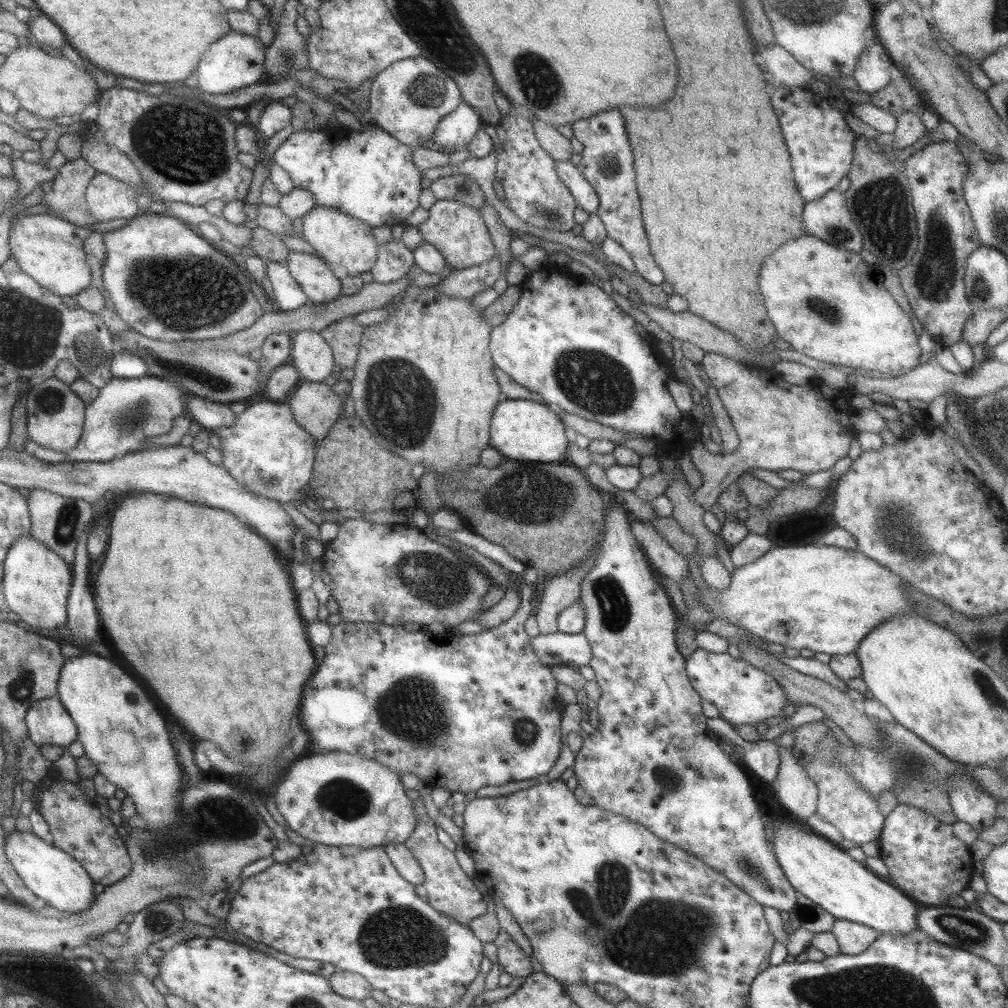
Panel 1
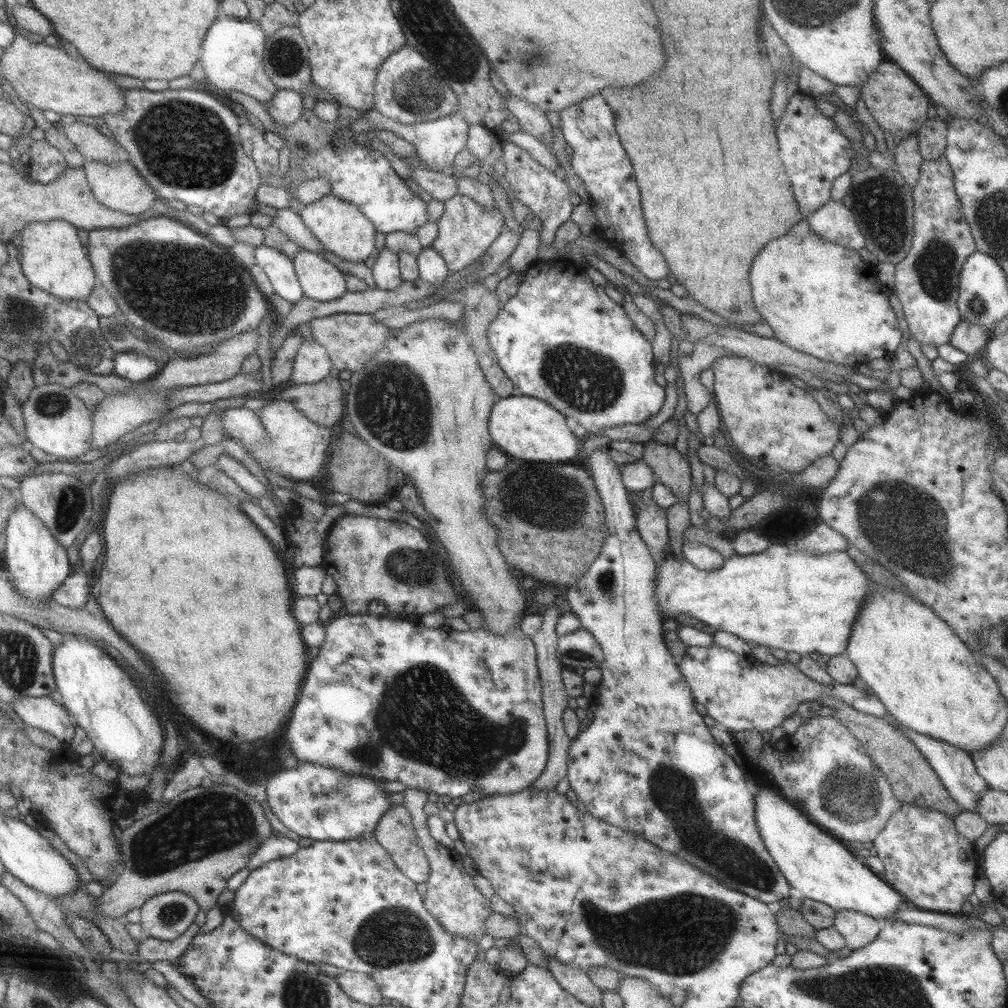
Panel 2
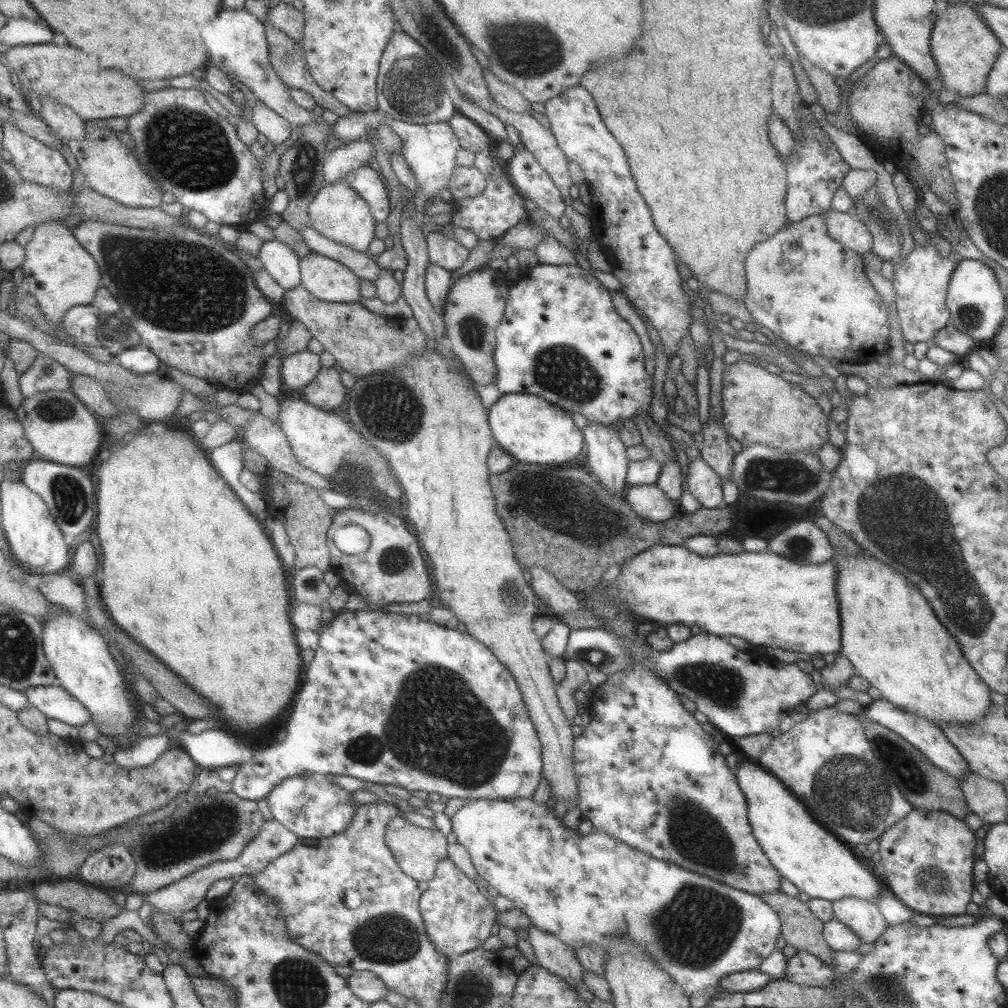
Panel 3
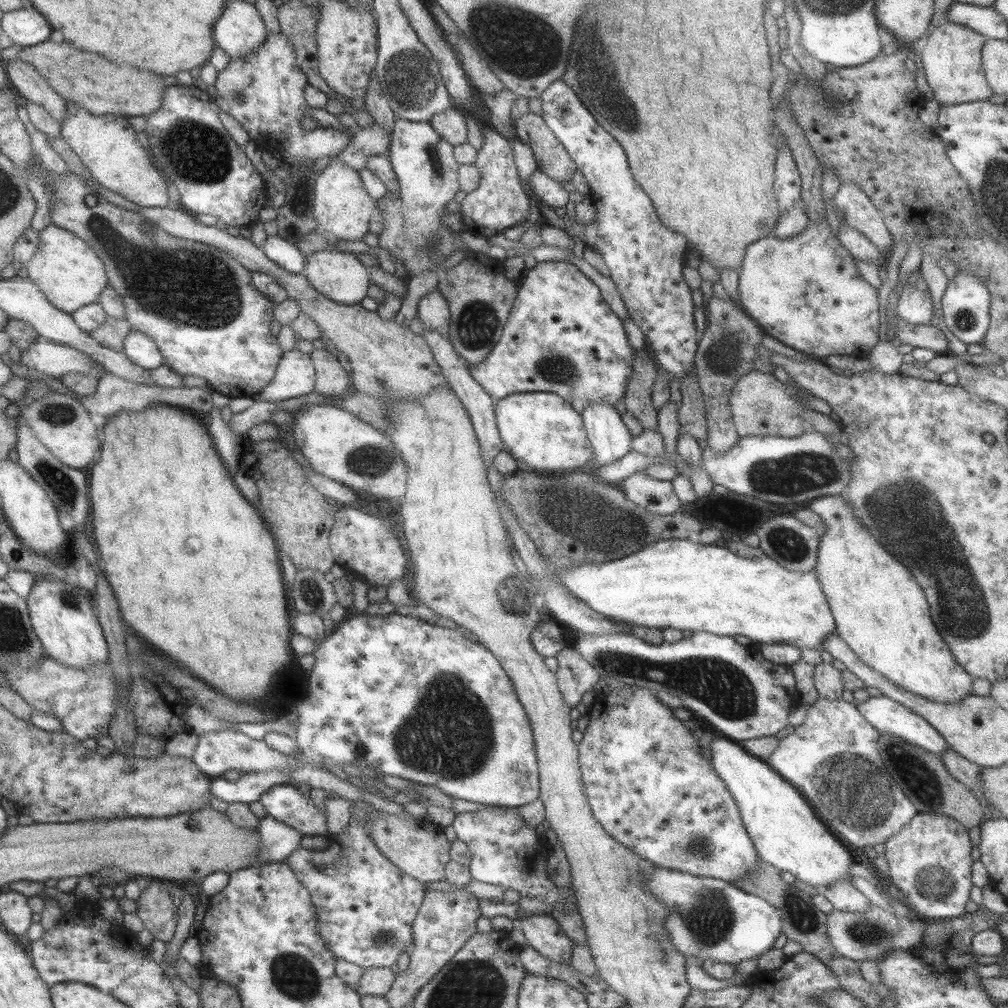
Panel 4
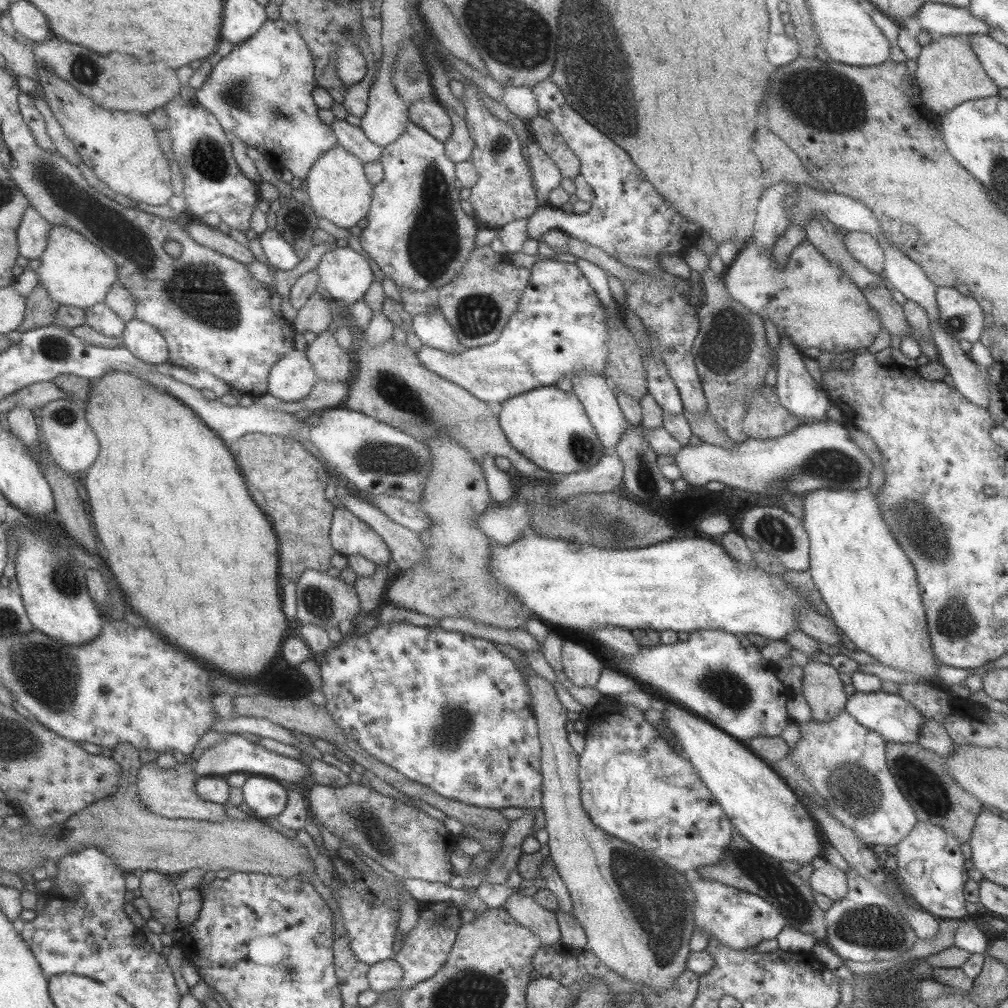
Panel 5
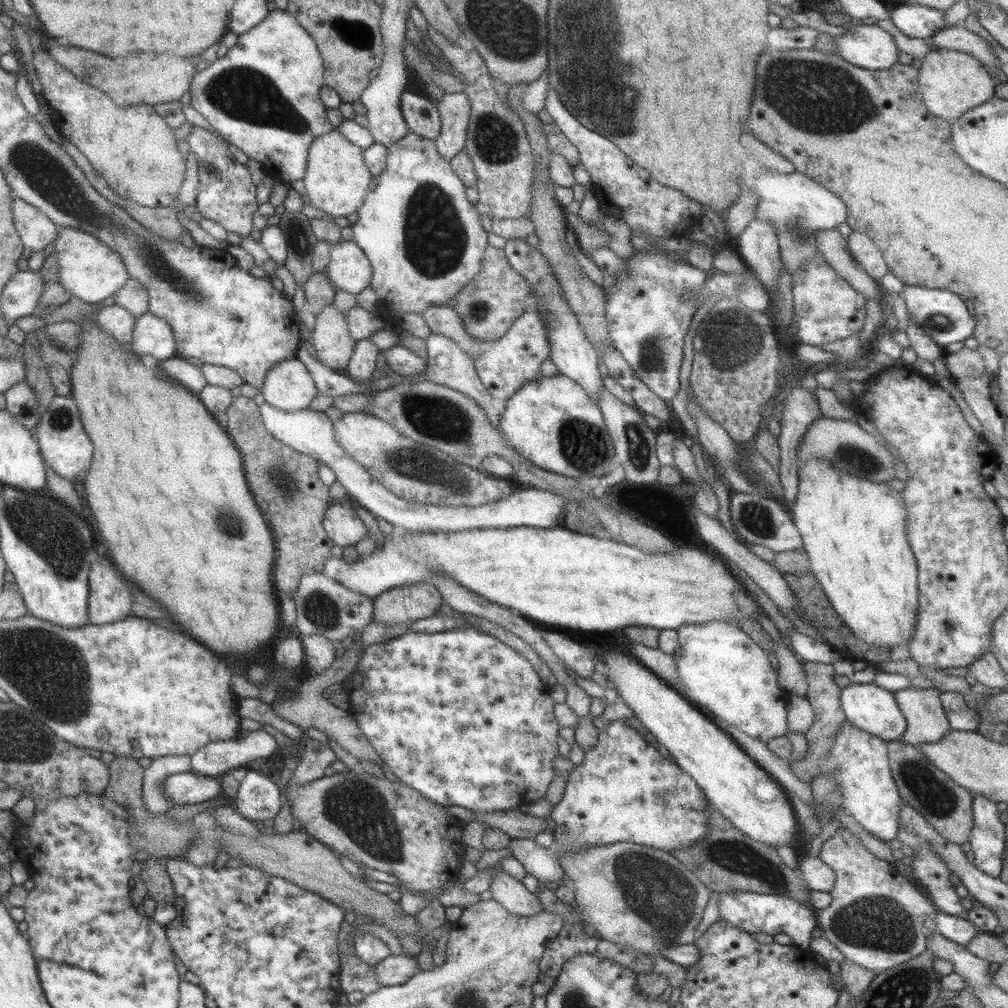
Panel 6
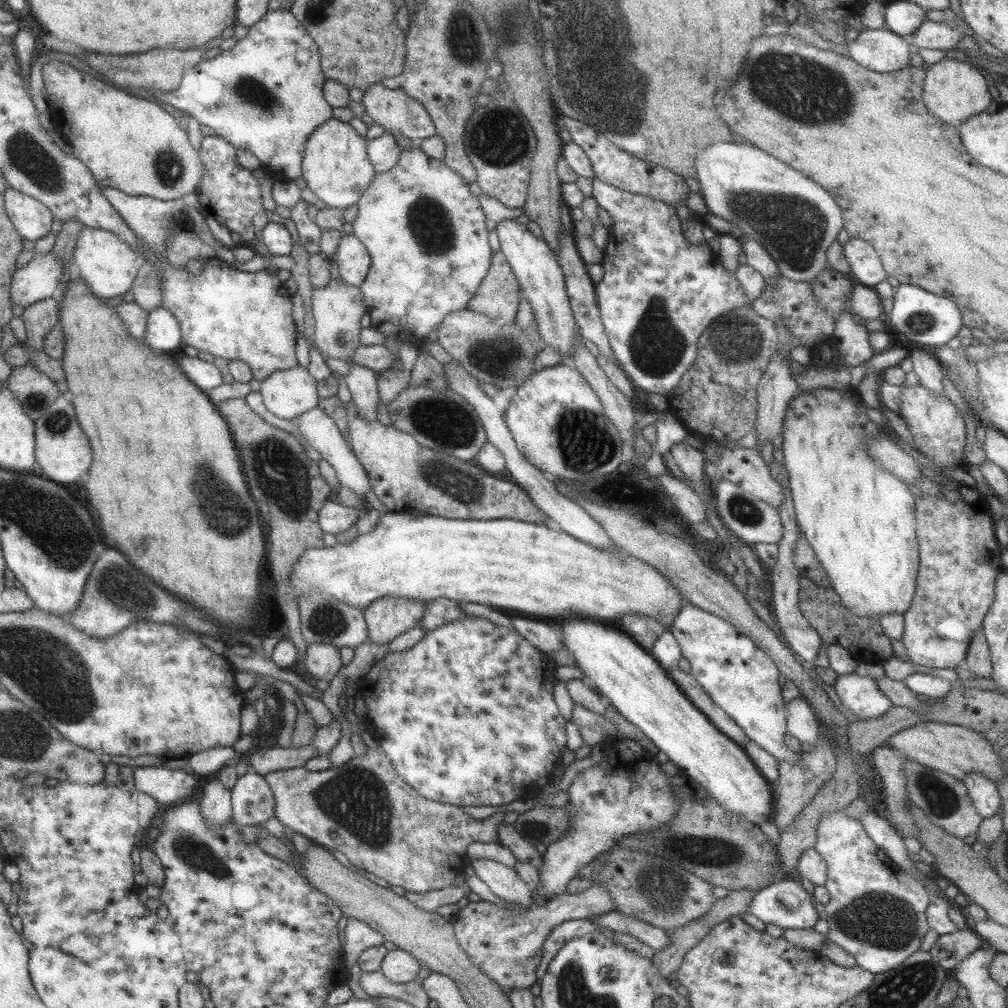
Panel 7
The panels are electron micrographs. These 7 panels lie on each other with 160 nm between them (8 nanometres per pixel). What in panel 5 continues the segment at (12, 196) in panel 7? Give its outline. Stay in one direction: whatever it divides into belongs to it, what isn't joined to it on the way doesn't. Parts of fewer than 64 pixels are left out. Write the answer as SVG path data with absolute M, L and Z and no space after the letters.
M27 207L16 228L19 255L27 260L39 260L47 246L47 235L51 229L52 225L41 218L33 207Z

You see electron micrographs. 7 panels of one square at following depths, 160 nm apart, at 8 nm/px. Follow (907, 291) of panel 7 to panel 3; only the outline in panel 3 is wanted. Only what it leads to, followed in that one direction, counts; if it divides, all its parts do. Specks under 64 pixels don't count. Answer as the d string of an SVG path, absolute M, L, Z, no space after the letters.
M960 259L949 276L945 303L949 311L949 325L959 333L979 341L994 339L1005 318L1005 296L991 268L977 260Z

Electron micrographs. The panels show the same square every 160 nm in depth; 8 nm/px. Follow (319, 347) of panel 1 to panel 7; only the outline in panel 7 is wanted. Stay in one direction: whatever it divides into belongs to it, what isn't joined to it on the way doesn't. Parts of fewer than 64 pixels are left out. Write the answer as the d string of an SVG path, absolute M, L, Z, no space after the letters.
M299 365L276 370L260 383L259 394L266 410L285 420L311 410L319 401L315 379Z

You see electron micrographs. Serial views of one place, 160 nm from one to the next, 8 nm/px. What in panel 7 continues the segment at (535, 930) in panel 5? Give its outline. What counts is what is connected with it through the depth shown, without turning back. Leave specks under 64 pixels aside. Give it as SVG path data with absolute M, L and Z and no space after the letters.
M488 858L467 859L475 876L499 898L524 907L533 903L530 886L517 877L515 870Z

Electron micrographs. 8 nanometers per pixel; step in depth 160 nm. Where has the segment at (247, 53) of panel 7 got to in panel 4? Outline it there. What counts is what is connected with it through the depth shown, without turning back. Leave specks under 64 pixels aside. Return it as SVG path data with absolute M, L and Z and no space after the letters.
M281 32L267 33L264 41L253 54L233 58L216 74L214 103L218 110L229 114L248 134L257 146L264 144L264 150L275 156L276 151L289 154L299 164L305 164L323 156L335 157L351 142L354 130L317 127L301 129L301 118L306 110L304 88L308 85L305 73L299 68L294 46Z

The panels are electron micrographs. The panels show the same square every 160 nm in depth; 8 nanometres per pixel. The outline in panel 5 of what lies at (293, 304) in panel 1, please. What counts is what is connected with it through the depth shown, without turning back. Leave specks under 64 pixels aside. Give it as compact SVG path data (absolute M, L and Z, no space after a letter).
M265 229L258 239L267 262L275 269L288 271L300 262L292 246L275 229Z

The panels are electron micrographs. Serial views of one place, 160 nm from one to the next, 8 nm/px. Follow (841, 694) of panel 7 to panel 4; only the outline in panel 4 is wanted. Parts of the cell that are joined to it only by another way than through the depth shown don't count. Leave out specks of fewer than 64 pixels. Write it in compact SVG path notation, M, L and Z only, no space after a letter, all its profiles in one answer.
M880 695L879 697L867 697L863 702L856 702L855 708L863 715L863 718L871 725L877 733L889 736L897 736L903 741L909 742L911 745L919 746L931 754L935 754L941 758L941 754L945 750L949 750L949 746L945 740L933 729L933 727L923 720L918 714L909 710L906 706Z

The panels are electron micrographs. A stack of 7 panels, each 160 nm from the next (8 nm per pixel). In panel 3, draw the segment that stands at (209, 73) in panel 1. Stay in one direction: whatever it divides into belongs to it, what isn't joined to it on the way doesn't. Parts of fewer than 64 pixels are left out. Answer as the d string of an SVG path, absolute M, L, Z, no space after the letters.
M222 8L215 16L213 22L209 22L203 32L201 32L201 38L203 38L205 52L208 56L207 64L211 64L217 67L221 72L227 74L234 74L249 90L256 96L257 100L263 103L267 108L270 108L278 114L283 120L286 120L293 126L297 127L301 124L312 124L314 120L321 122L321 116L317 116L311 110L301 108L293 102L290 97L290 88L276 75L276 72L272 69L271 63L268 58L268 44L264 33L263 23L250 12L243 9L225 9Z

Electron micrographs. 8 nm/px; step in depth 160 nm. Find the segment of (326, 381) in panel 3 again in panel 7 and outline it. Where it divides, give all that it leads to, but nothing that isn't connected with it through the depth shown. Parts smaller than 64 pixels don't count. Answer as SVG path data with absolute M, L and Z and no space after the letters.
M329 280L323 288L312 288L311 313L313 320L313 342L323 357L346 360L359 346L360 319L366 314L361 292L341 280Z

